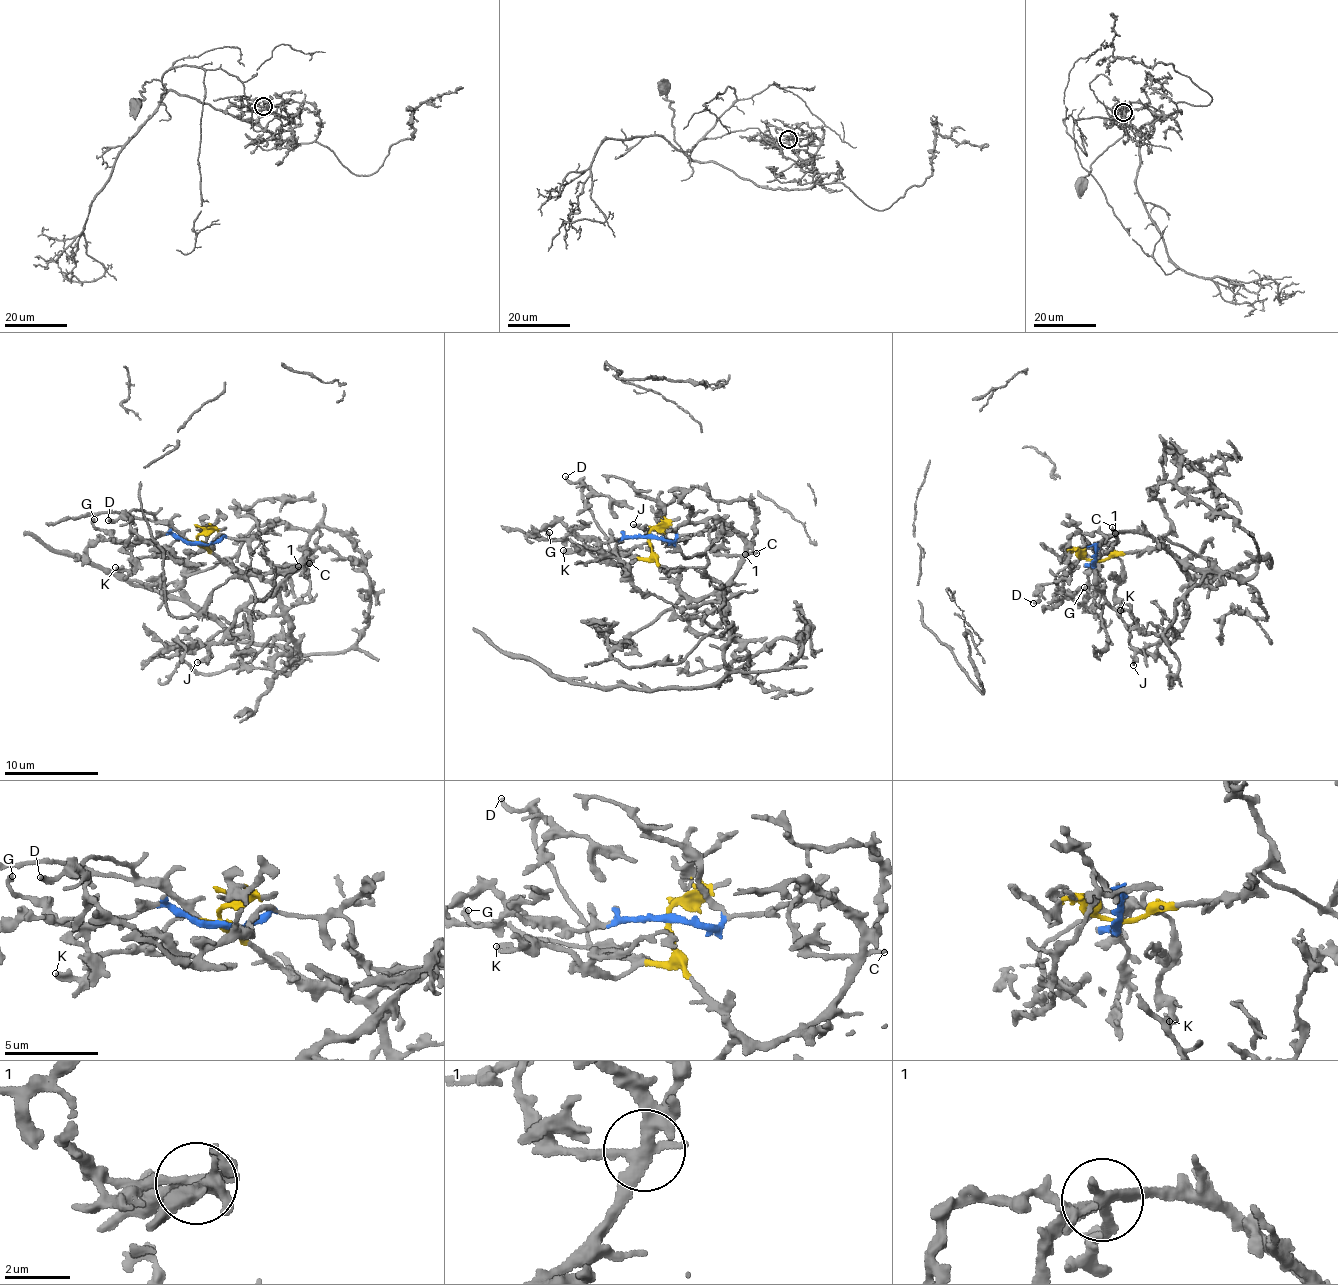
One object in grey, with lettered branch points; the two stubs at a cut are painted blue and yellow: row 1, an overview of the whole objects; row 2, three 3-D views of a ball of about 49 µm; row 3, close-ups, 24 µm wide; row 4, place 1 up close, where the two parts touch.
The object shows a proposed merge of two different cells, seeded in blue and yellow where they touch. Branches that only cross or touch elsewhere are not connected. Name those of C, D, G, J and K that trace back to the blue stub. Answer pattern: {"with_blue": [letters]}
{"with_blue": ["C", "G"]}

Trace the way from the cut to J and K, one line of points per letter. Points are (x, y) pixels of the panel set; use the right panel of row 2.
J: (1094, 561), (1137, 552), (1160, 544), (1135, 532), (1113, 535), (1099, 554), (1097, 585), (1130, 631), (1132, 666)
K: (1094, 561), (1113, 553), (1118, 559), (1122, 575), (1116, 586), (1122, 605), (1119, 611)

